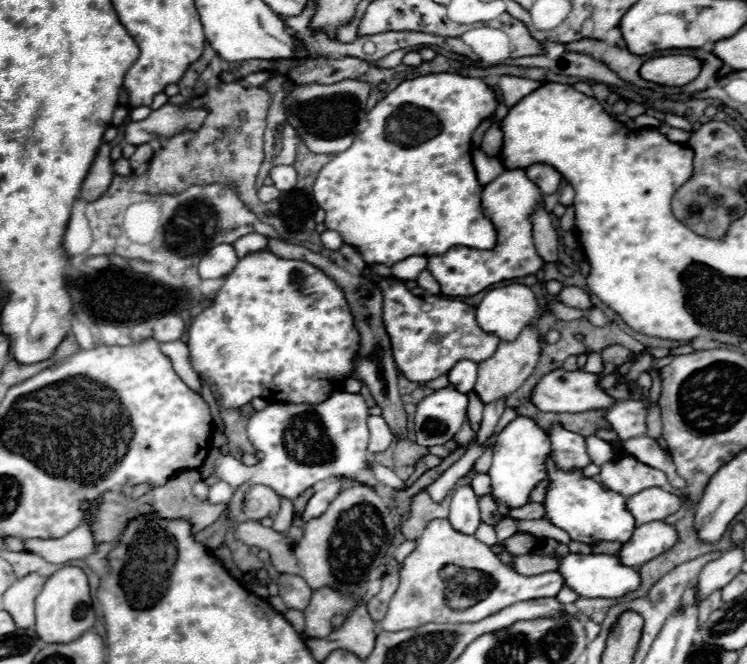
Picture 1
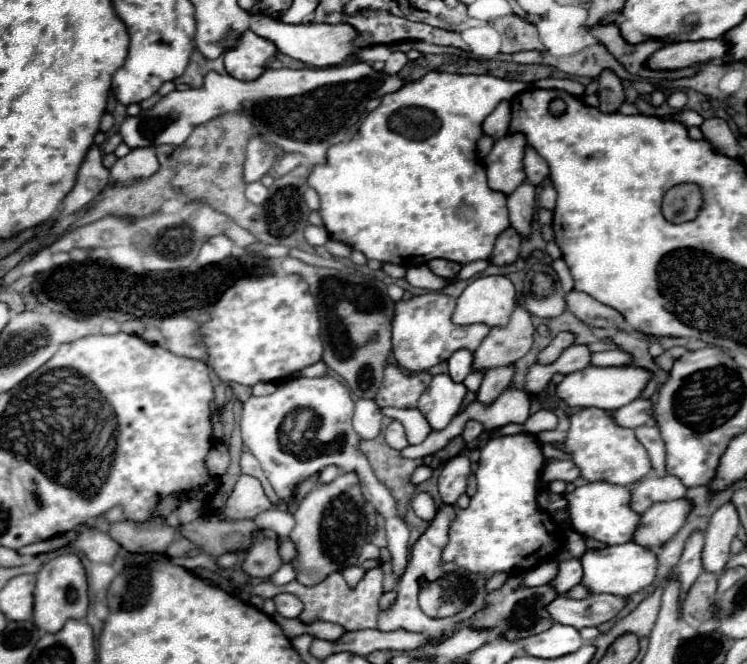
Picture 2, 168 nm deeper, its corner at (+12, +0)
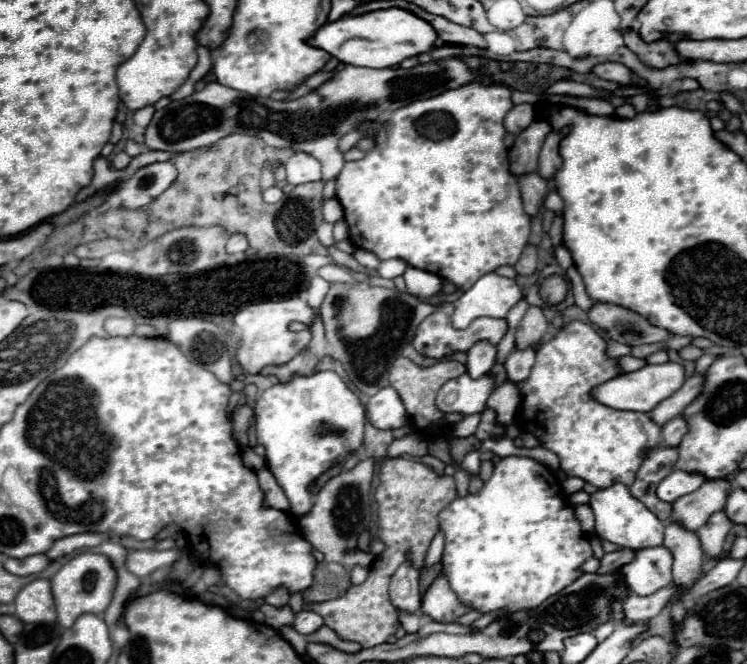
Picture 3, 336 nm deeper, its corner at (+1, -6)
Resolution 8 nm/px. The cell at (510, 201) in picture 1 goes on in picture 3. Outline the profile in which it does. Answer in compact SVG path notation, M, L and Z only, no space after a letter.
M533 121L525 131L515 137L513 147L509 149L509 171L513 175L523 175L523 171L537 171L539 149L551 133L549 123Z

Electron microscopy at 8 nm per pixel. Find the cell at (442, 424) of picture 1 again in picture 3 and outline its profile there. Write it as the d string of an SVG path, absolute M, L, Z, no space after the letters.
M467 373L447 381L437 393L437 407L441 413L481 413L485 411L485 401L493 391L493 377L483 375L481 379L471 379Z

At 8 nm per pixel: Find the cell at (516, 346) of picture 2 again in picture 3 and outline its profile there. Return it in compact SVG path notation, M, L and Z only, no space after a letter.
M529 307L515 333L515 347L535 347L547 331L547 319L539 307Z

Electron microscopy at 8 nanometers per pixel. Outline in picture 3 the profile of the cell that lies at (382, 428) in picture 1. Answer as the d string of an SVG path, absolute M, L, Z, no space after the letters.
M385 387L377 395L373 395L367 403L367 417L373 427L379 429L397 429L407 425L405 407L395 389Z

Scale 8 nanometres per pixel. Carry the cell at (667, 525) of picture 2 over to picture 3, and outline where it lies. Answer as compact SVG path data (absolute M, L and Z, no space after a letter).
M725 479L705 481L697 491L679 497L673 503L671 519L675 519L675 523L683 523L687 531L697 531L713 513L725 507L729 491L731 483Z

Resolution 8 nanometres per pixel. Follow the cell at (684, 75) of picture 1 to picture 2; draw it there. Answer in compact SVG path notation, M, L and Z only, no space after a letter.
M726 39L670 43L652 55L652 69L682 69L710 59L722 59L728 55L728 49L730 45Z

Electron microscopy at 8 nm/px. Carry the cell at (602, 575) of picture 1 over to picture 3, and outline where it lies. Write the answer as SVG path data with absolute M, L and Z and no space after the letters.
M647 547L635 553L631 563L619 567L627 589L635 595L651 595L671 583L673 557L665 547Z

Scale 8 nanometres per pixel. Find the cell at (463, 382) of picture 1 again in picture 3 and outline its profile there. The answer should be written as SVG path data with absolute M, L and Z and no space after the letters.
M479 341L475 343L469 351L467 351L467 373L471 375L471 379L479 379L483 375L487 375L495 363L495 345L487 343L487 341Z

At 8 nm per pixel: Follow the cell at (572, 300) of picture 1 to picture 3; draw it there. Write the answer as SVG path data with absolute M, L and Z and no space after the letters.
M593 303L587 311L587 317L593 325L607 331L613 341L625 345L643 345L643 343L659 343L669 337L665 329L653 327L641 315L611 303Z

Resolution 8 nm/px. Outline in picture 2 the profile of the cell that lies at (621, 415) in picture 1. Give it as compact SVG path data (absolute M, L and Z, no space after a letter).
M636 399L614 411L614 419L624 427L640 427L646 425L652 417L652 399Z

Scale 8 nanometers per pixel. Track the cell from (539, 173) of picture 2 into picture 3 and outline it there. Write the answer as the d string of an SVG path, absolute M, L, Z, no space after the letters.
M565 131L559 133L549 133L543 147L541 147L541 155L539 155L539 175L543 175L543 179L551 179L555 177L555 173L561 167L561 157L559 157L559 139L561 135L565 135Z

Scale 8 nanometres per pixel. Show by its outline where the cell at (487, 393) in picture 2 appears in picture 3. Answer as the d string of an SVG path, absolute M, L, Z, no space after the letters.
M529 347L529 349L515 349L507 361L505 361L505 371L507 371L507 379L511 383L523 383L523 379L529 377L531 373L531 367L535 363L535 349Z

